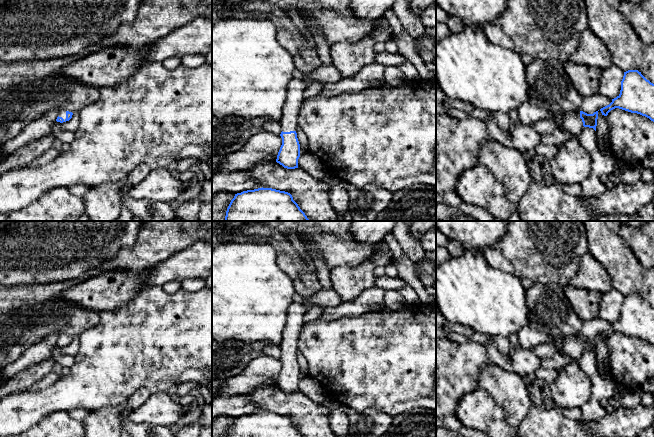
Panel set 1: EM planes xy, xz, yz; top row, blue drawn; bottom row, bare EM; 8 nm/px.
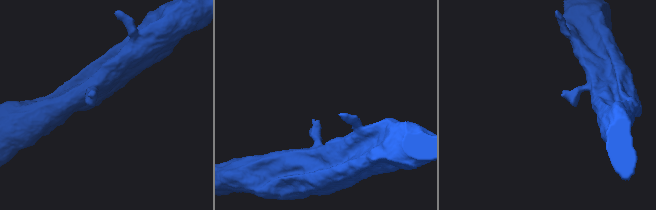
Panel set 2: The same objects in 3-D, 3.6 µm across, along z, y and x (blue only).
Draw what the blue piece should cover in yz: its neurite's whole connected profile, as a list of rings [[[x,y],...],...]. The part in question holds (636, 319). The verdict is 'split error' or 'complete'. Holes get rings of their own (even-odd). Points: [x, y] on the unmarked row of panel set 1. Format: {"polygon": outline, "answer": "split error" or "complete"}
{"polygon": [[[638,294],[624,296],[620,318],[600,335],[607,340],[615,332],[640,338],[654,346],[654,308]]], "answer": "complete"}

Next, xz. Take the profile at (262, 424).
{"polygon": [[[258,412],[235,418],[226,437],[304,437],[290,417]]], "answer": "complete"}

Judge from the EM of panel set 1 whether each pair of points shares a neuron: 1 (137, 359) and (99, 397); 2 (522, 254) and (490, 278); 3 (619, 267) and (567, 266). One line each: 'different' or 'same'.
1: same
2: different
3: different

